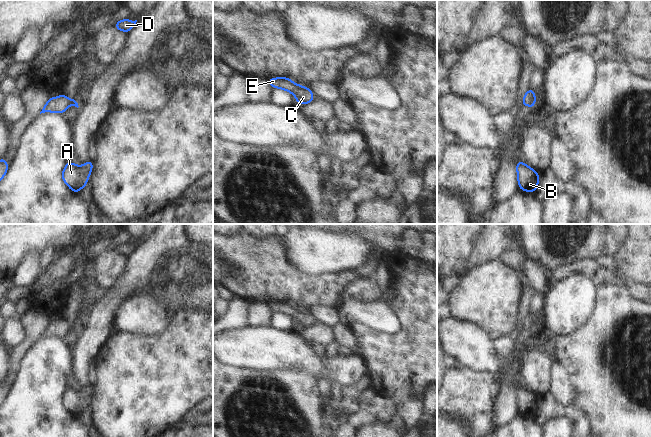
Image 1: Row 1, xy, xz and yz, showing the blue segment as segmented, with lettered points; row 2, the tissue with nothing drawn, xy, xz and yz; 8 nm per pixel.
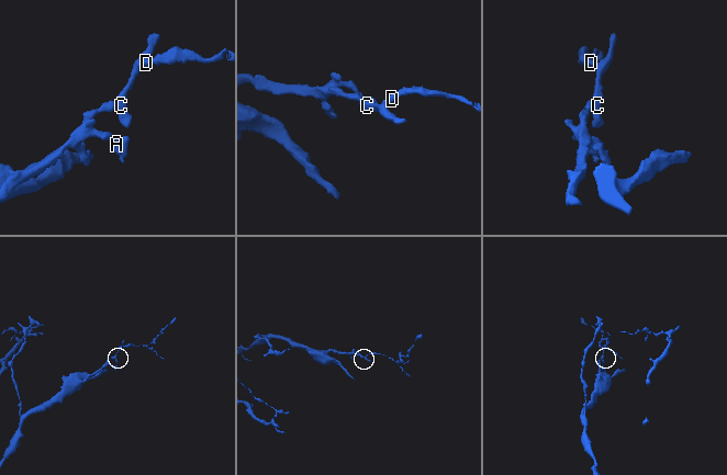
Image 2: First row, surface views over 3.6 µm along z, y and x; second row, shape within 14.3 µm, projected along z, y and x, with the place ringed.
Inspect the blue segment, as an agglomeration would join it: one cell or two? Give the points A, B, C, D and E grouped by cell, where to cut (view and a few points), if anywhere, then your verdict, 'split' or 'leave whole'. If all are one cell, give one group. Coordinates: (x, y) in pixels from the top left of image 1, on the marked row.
groups A B C D E; cut none; leave whole

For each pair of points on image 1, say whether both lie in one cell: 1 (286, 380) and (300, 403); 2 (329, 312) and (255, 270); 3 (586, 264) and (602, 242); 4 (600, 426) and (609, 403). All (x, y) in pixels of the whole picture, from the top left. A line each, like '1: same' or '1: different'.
1: same
2: different
3: different
4: same

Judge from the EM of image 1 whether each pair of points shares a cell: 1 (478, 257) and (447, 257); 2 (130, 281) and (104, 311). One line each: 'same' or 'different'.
1: different
2: same

